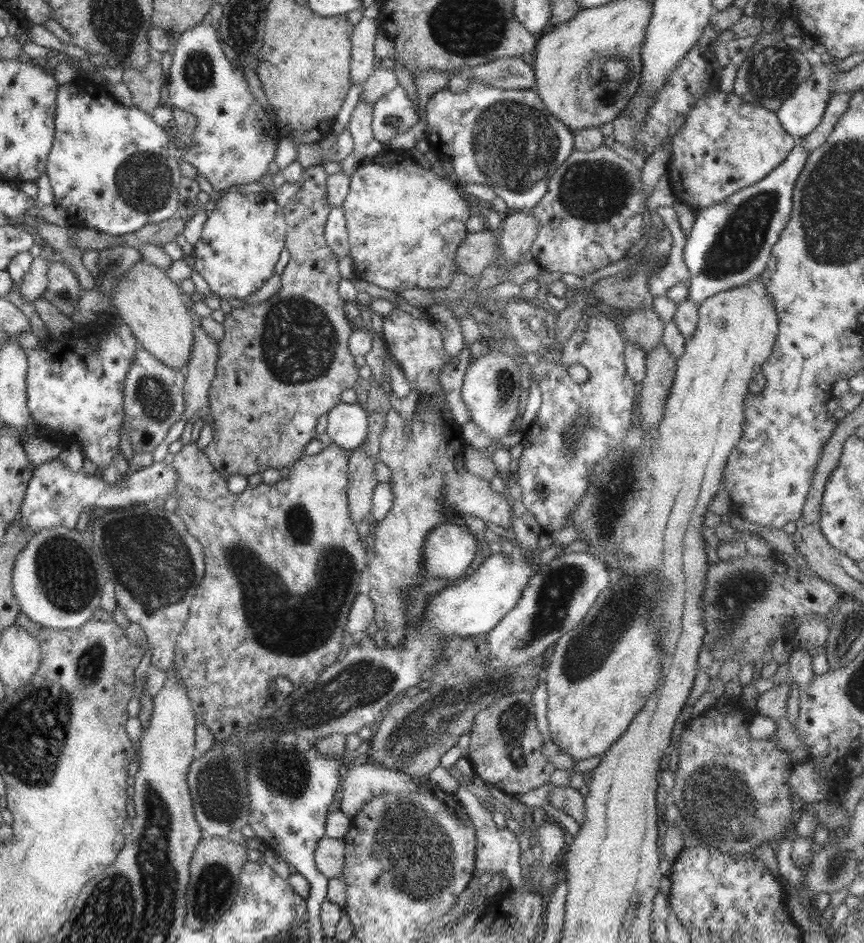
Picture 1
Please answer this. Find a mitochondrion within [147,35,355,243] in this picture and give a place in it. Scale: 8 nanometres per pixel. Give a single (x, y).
(198, 72)

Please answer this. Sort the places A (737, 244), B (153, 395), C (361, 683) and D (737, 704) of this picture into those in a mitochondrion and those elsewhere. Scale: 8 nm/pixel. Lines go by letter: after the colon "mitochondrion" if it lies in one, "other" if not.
A: mitochondrion
B: mitochondrion
C: mitochondrion
D: other

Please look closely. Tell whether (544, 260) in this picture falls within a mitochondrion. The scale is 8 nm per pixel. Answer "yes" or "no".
no

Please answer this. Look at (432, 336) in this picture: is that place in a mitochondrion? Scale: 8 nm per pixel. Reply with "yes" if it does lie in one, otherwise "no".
no

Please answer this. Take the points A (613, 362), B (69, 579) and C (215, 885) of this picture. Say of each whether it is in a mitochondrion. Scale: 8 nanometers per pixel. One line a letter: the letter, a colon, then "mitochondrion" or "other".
A: other
B: mitochondrion
C: mitochondrion

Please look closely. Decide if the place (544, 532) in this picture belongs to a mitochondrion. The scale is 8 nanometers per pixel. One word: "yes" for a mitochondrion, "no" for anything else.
no

